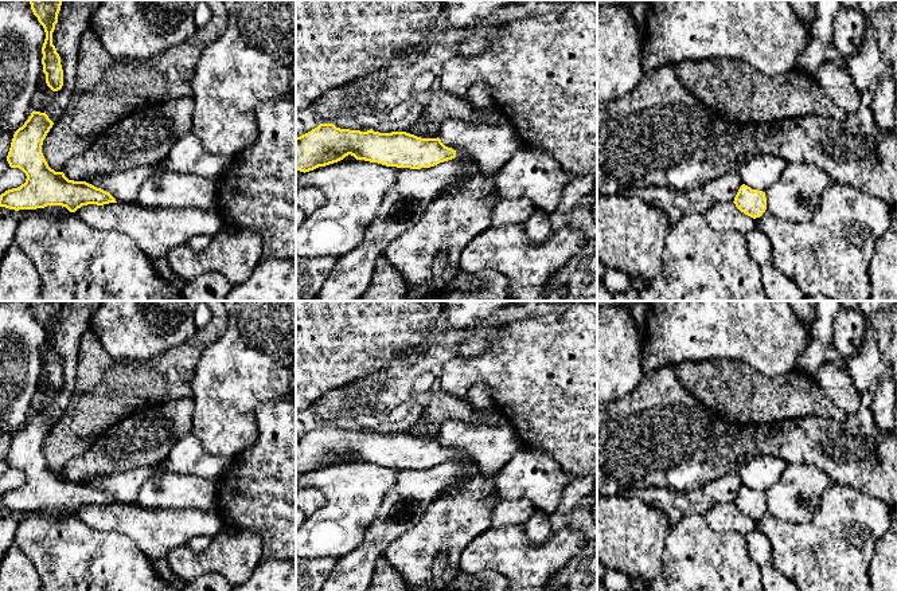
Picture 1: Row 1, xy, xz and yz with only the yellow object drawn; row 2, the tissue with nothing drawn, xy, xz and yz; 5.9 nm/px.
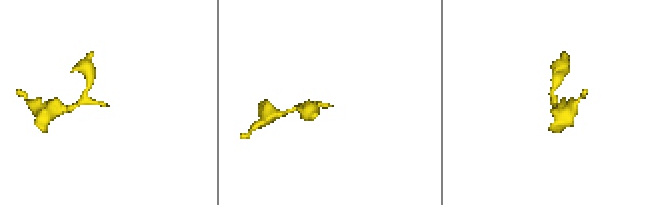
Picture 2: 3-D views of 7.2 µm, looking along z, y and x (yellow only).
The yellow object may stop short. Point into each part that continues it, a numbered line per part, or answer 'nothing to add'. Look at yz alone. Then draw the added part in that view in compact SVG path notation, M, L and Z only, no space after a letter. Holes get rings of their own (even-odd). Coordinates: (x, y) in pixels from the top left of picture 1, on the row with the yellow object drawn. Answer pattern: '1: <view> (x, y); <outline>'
1: yz (830, 254); M831 183L822 193L820 201L810 220L788 222L764 212L754 222L757 223L757 230L769 239L772 246L771 263L788 277L804 296L822 294L832 301L869 301L869 267L875 240L886 232L890 224L890 206L884 200L870 196L849 184Z

